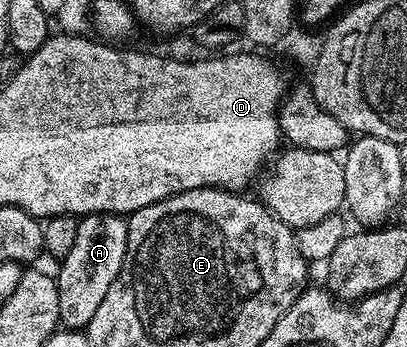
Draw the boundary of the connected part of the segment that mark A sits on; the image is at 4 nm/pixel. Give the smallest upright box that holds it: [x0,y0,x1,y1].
[55,213,128,331]

